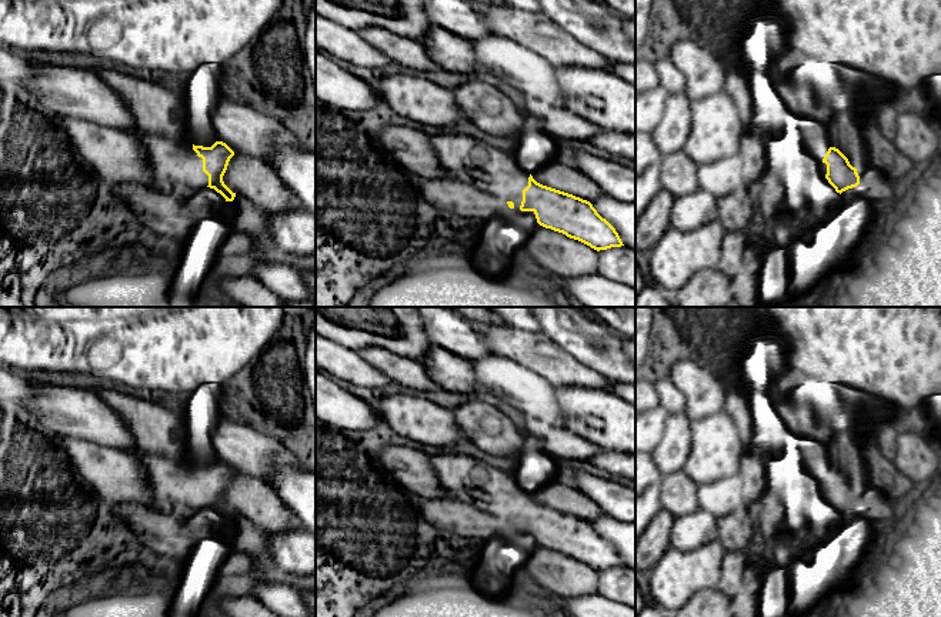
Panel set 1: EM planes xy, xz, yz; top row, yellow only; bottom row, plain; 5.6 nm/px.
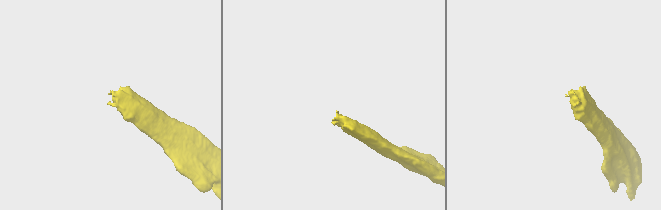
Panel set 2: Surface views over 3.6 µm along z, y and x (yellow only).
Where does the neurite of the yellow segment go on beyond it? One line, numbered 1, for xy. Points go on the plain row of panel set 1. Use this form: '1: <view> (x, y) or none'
1: xy (177, 490)

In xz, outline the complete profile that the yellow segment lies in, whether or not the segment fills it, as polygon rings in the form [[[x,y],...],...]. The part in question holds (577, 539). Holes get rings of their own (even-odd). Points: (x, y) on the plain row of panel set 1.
[[[458,453],[431,456],[430,463],[441,487],[453,498],[501,518],[510,528],[533,531],[540,546],[563,553],[597,571],[624,566],[615,548],[597,533],[590,521],[537,503],[531,494],[520,488],[513,474]]]

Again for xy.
[[[139,447],[129,453],[140,460],[147,473],[147,488],[153,496],[154,508],[177,517],[181,523],[187,523],[198,510],[204,507],[214,508],[226,521],[233,521],[233,513],[223,501],[230,478],[234,471],[223,461],[216,461],[211,467],[194,466],[186,457],[178,460],[164,458],[161,456],[144,454]]]

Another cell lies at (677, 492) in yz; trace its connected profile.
[[[683,470],[664,476],[658,486],[661,507],[673,517],[691,514],[700,508],[697,484]]]

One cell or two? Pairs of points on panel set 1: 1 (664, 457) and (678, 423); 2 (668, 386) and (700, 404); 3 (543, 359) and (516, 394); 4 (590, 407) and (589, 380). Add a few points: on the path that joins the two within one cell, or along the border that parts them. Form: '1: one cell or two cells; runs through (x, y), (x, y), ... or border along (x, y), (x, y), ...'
1: one cell; runs through (673, 449), (677, 432)
2: two cells; border along (667, 377), (683, 394), (684, 412)
3: two cells; border along (503, 356), (537, 372), (553, 386)
4: two cells; border along (556, 384), (576, 384), (604, 389), (607, 392)

